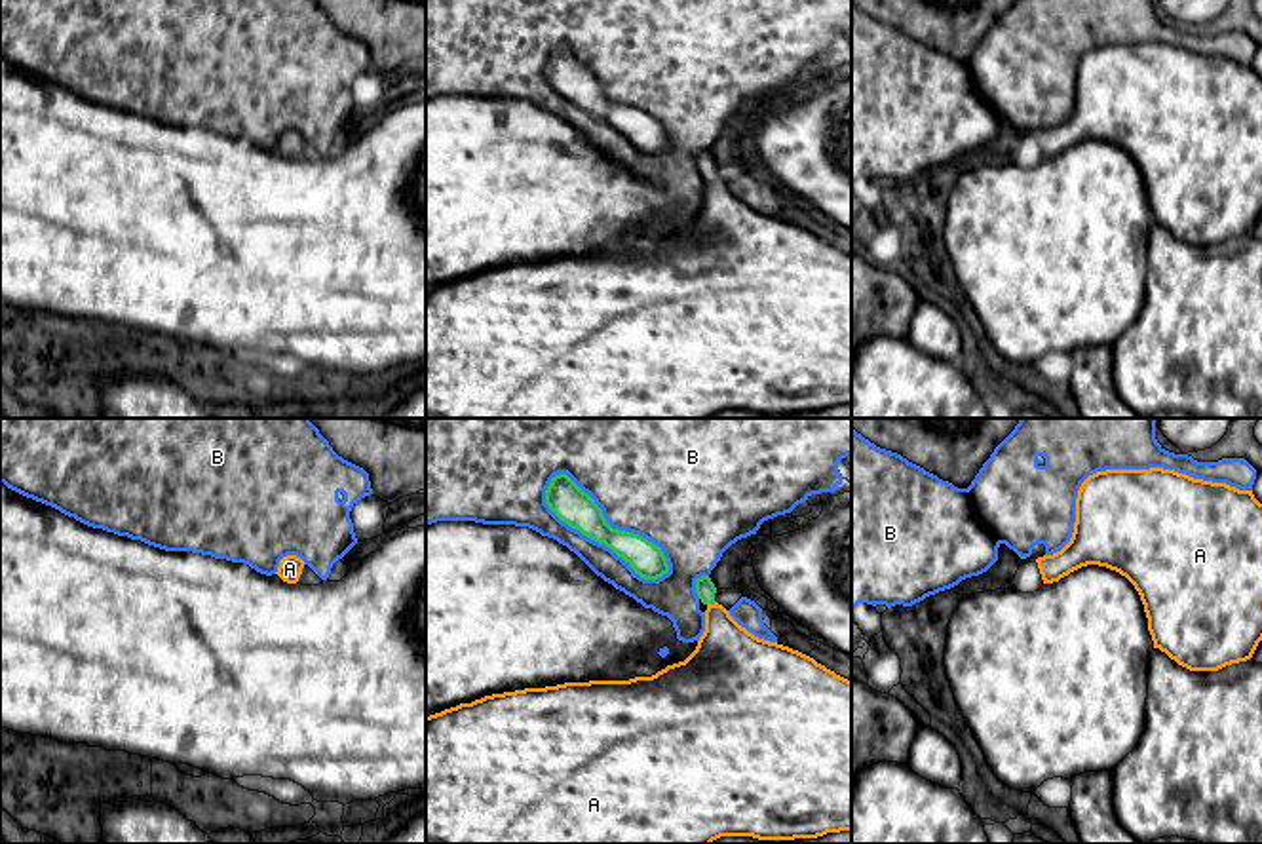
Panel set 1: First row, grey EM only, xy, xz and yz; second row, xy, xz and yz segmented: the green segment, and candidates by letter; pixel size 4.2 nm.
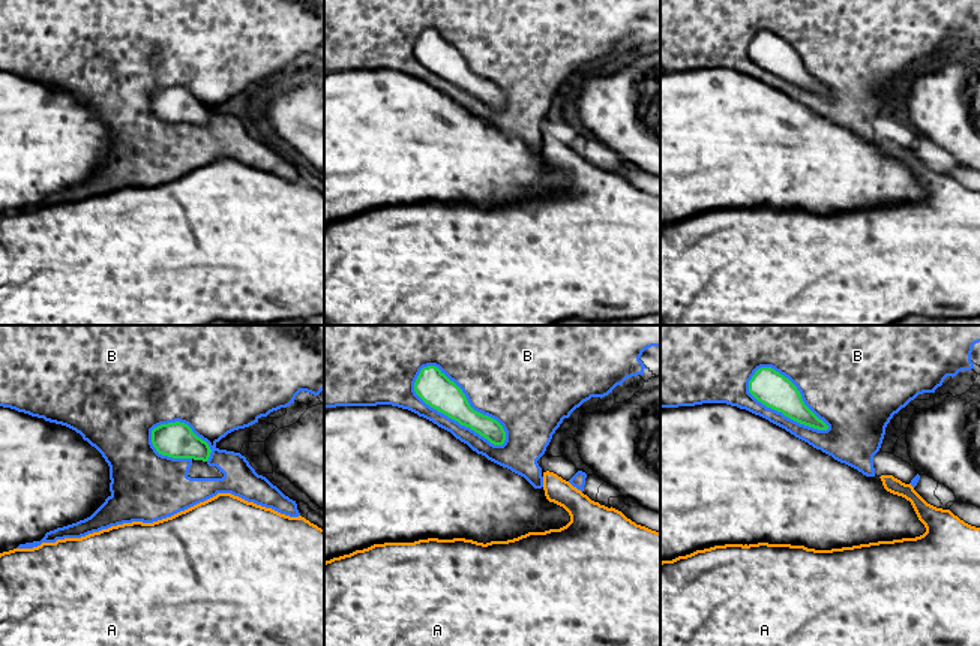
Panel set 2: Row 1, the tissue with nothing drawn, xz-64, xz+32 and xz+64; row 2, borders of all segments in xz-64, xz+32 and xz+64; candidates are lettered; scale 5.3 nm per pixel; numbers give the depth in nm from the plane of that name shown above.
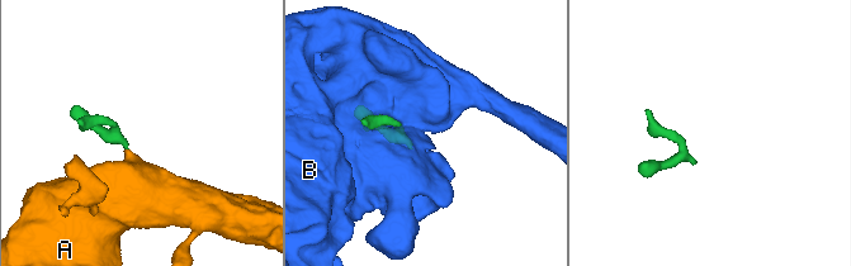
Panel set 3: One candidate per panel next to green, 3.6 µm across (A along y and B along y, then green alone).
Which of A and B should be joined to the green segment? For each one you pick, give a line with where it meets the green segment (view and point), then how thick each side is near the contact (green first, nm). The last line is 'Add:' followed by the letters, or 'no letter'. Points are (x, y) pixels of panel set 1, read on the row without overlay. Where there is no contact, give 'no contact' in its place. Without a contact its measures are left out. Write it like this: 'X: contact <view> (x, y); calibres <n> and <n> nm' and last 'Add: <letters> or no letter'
A: contact xz (711, 177); calibres 90 and 280 nm
Add: A

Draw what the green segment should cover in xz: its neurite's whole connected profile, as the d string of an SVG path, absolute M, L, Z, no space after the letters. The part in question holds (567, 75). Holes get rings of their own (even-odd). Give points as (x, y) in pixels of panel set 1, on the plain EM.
M566 48L551 53L545 65L545 78L563 97L610 122L641 152L658 154L669 146L667 133L660 120L639 108L612 103L595 74Z

